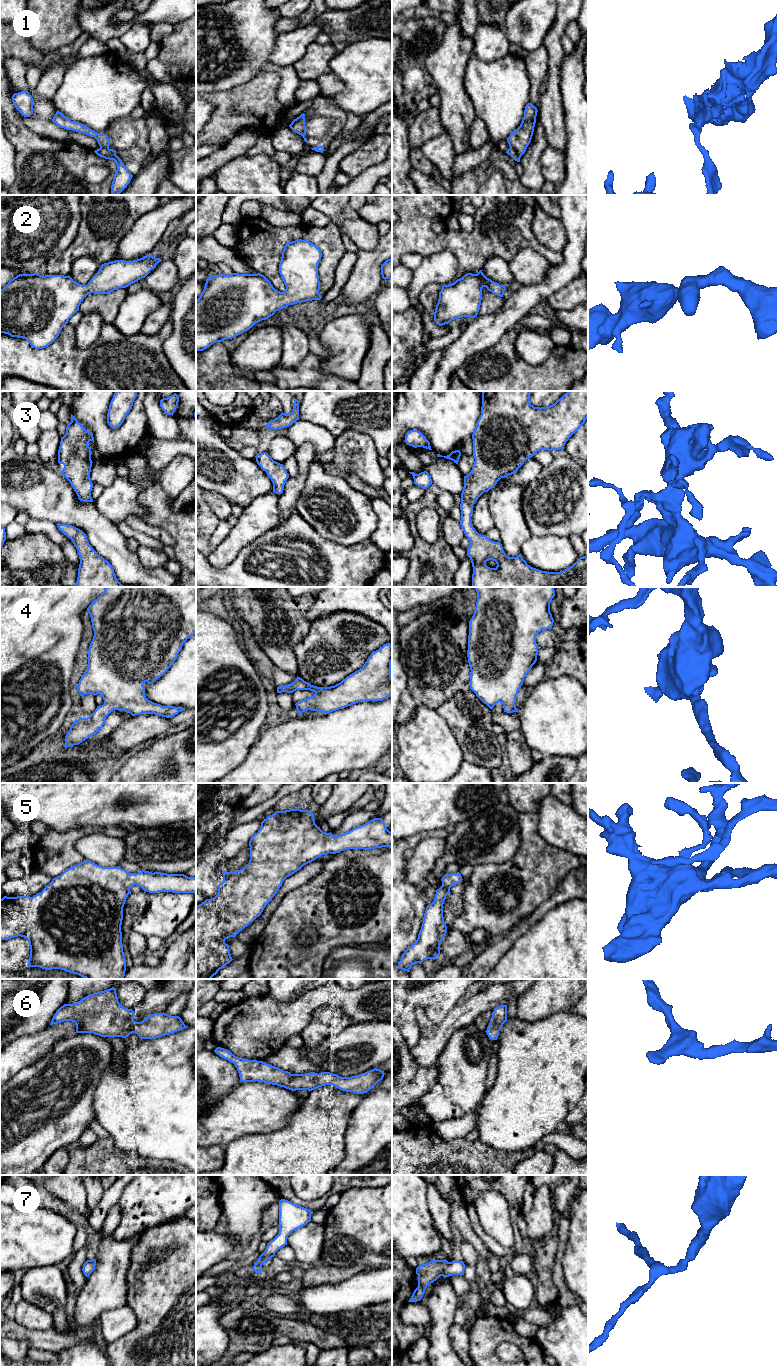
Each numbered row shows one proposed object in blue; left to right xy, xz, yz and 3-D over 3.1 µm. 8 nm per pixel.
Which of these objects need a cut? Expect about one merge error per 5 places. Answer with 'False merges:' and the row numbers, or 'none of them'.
False merges: 1

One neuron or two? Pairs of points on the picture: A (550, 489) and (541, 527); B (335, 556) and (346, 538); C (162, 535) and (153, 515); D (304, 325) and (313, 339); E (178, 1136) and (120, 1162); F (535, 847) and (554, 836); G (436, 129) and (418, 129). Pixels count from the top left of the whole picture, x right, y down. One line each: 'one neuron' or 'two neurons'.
A: one neuron
B: two neurons
C: two neurons
D: one neuron
E: two neurons
F: two neurons
G: one neuron

